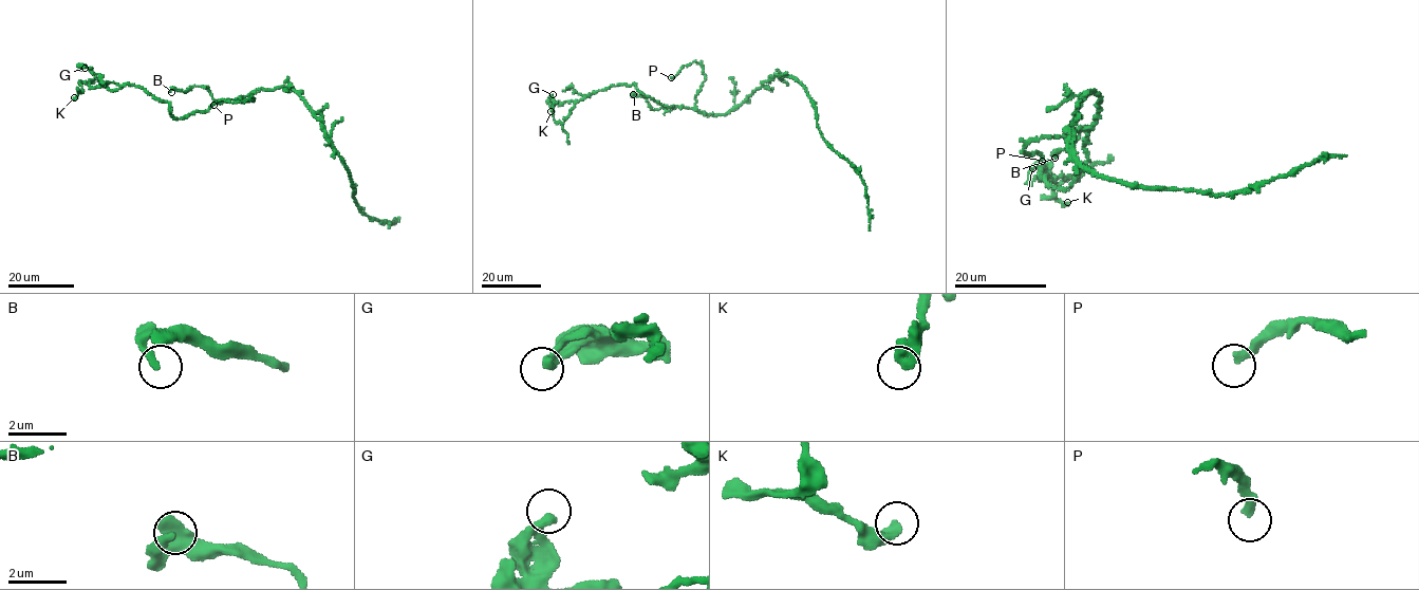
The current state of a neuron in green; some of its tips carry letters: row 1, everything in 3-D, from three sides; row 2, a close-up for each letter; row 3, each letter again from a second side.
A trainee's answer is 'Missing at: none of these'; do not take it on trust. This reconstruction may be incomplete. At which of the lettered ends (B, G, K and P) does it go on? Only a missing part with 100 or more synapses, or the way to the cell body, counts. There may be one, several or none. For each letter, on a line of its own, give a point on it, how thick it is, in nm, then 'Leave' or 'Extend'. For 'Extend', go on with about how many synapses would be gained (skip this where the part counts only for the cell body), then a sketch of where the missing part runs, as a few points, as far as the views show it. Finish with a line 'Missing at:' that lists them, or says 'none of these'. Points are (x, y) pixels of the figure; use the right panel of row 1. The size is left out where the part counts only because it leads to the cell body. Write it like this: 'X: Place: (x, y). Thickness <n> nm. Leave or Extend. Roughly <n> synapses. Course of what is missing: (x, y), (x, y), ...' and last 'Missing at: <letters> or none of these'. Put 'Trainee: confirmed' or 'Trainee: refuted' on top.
Trainee: confirmed
B: Place: (1055, 158). Thickness 260 nm. Leave
G: Place: (1032, 168). Thickness 360 nm. Leave
K: Place: (1067, 202). Thickness 400 nm. Leave
P: Place: (1042, 161). Thickness 320 nm. Leave
Missing at: none of these

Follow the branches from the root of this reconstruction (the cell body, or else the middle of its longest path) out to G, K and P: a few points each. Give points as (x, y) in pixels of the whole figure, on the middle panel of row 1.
G: (740, 104), (725, 114), (710, 115), (659, 105), (633, 84), (610, 86), (559, 105), (553, 102), (553, 94)
K: (740, 104), (710, 115), (659, 105), (623, 84), (581, 98), (563, 122), (555, 121), (555, 102), (551, 111)
P: (740, 104), (725, 114), (698, 112), (695, 96), (706, 75), (695, 61), (685, 65), (671, 77)

